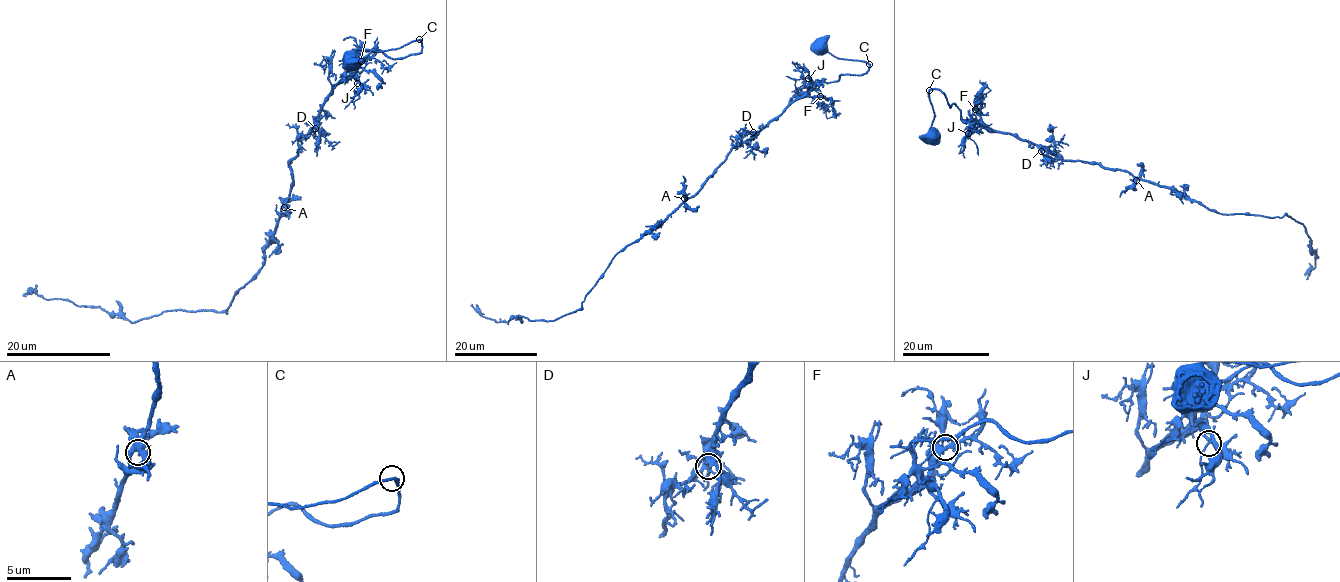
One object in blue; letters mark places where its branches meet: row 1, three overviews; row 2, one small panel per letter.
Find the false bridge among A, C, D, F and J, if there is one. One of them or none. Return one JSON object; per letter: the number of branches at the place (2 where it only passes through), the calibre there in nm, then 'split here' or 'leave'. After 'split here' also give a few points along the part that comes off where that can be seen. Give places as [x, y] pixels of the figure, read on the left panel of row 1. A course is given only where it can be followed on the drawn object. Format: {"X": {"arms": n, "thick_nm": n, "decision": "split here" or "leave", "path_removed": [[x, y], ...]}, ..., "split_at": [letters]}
{"A": {"arms": 3, "thick_nm": 400, "decision": "leave"}, "C": {"arms": 2, "thick_nm": 240, "decision": "leave"}, "D": {"arms": 2, "thick_nm": 480, "decision": "leave"}, "F": {"arms": 3, "thick_nm": 320, "decision": "leave"}, "J": {"arms": 3, "thick_nm": 190, "decision": "leave"}, "split_at": []}

